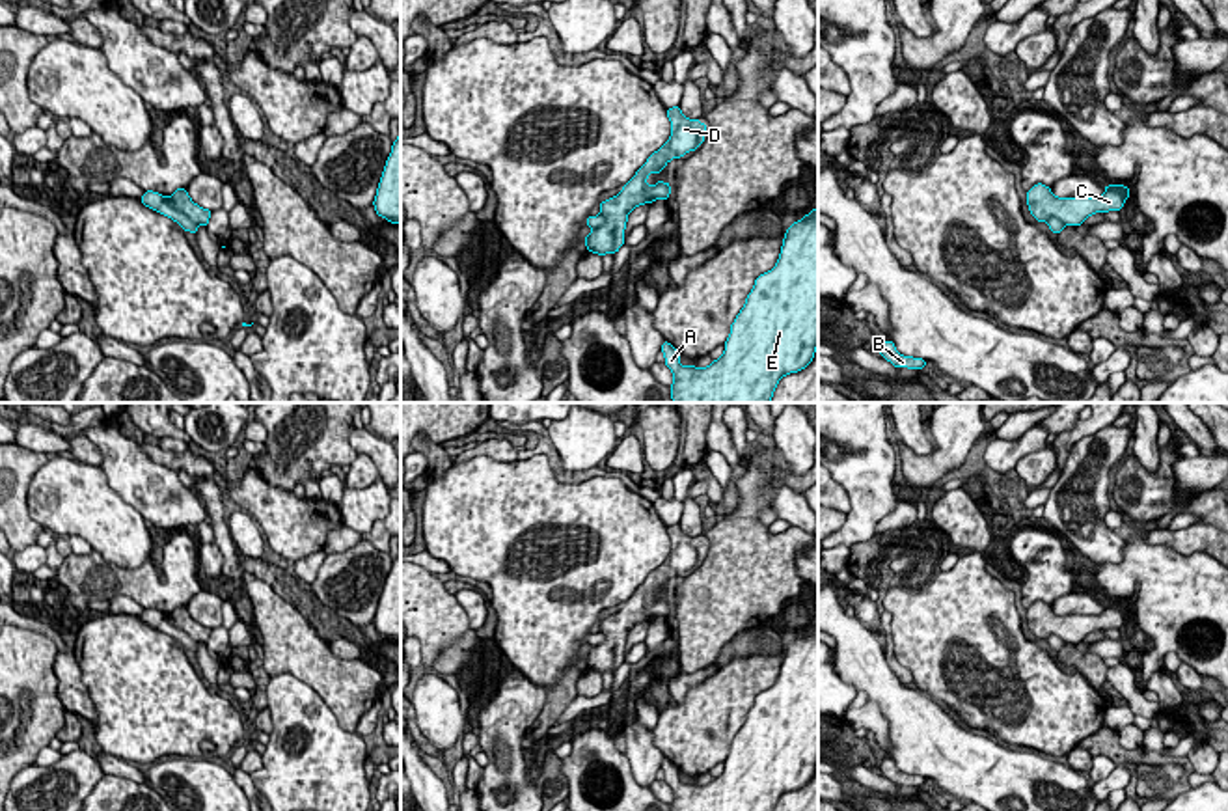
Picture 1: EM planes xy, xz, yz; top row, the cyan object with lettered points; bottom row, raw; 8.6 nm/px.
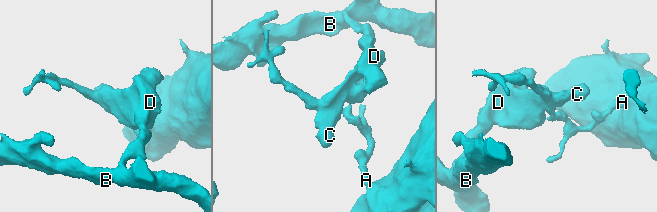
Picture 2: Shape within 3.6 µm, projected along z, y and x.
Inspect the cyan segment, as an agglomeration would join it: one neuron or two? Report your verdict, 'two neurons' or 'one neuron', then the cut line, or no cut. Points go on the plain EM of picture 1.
two neurons; cut in xy along (166, 616), (170, 623), (196, 644)

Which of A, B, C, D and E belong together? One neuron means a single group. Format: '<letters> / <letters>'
A E / B C D

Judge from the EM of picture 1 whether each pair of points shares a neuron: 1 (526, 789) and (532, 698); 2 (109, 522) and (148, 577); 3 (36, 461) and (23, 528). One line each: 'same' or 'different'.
1: same
2: different
3: same

